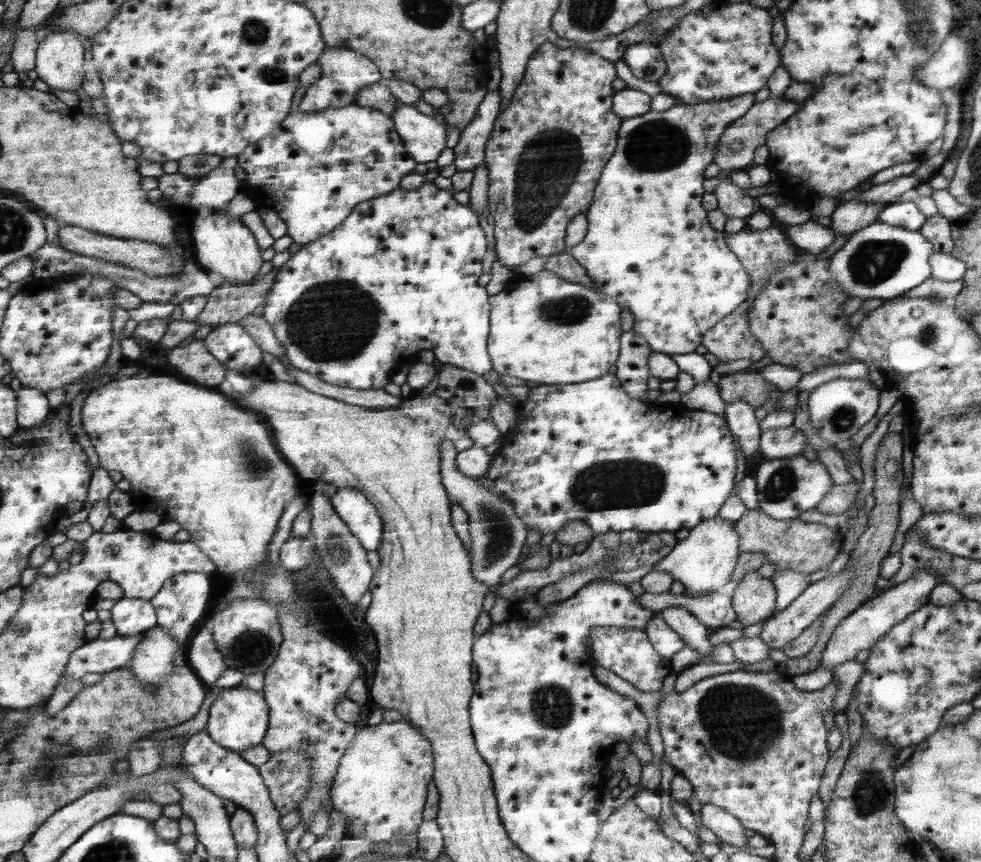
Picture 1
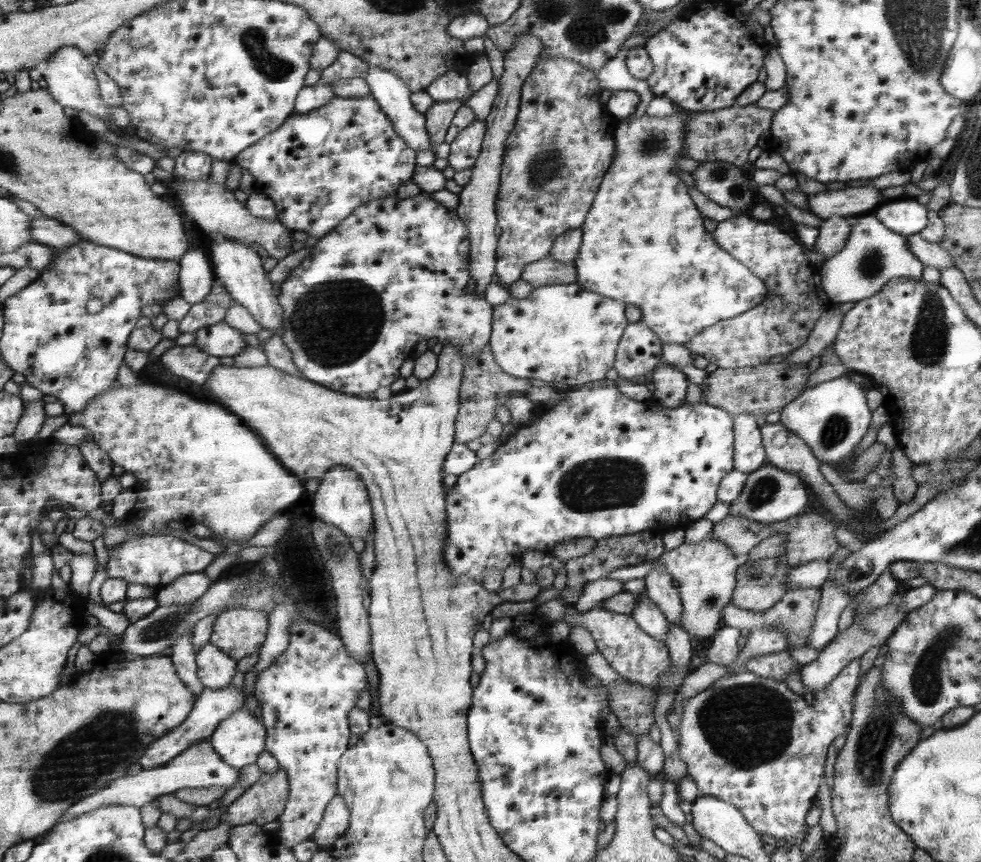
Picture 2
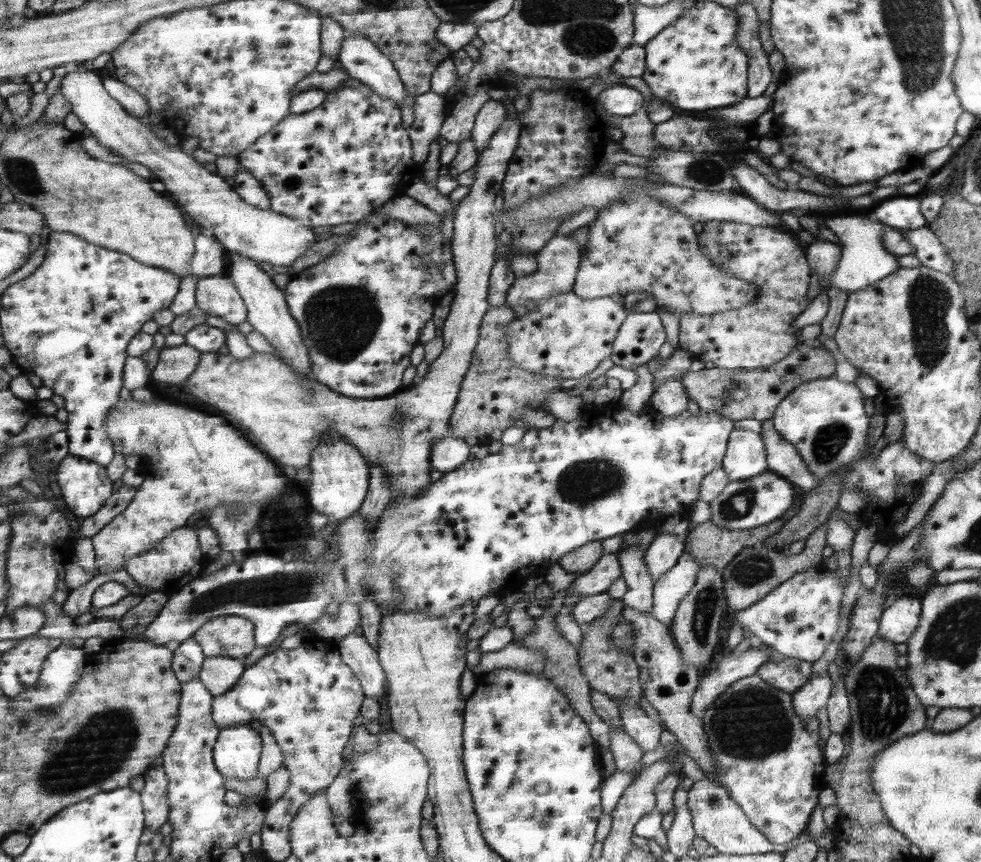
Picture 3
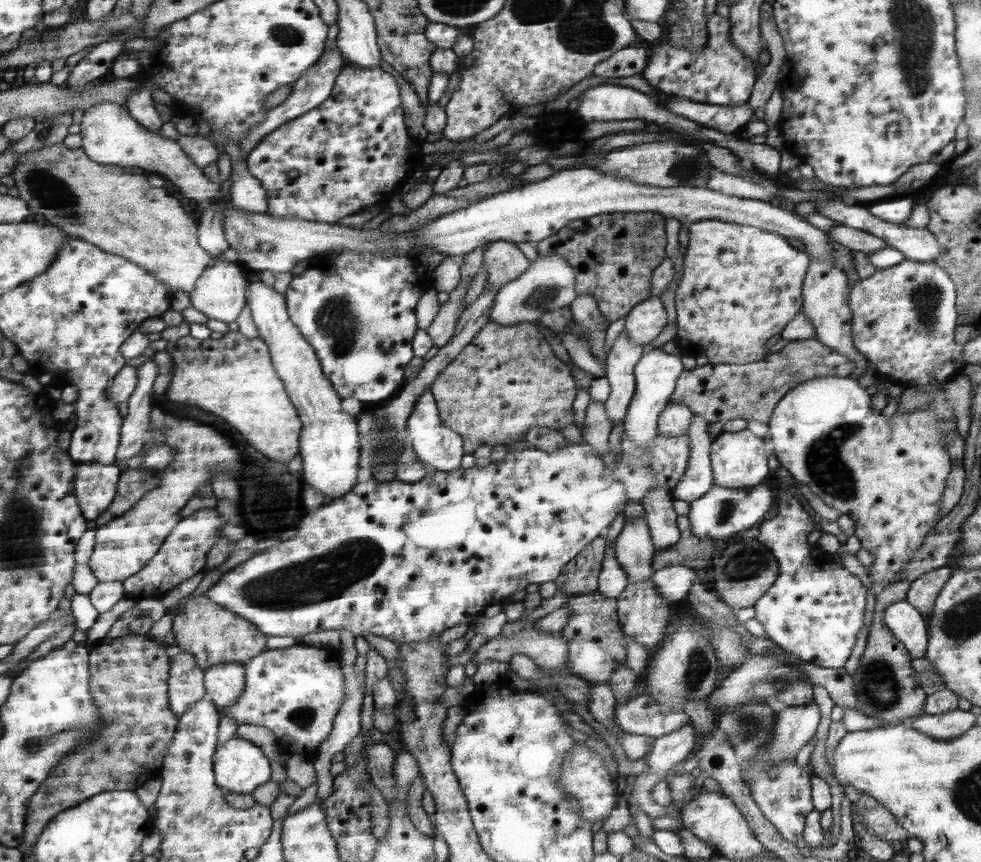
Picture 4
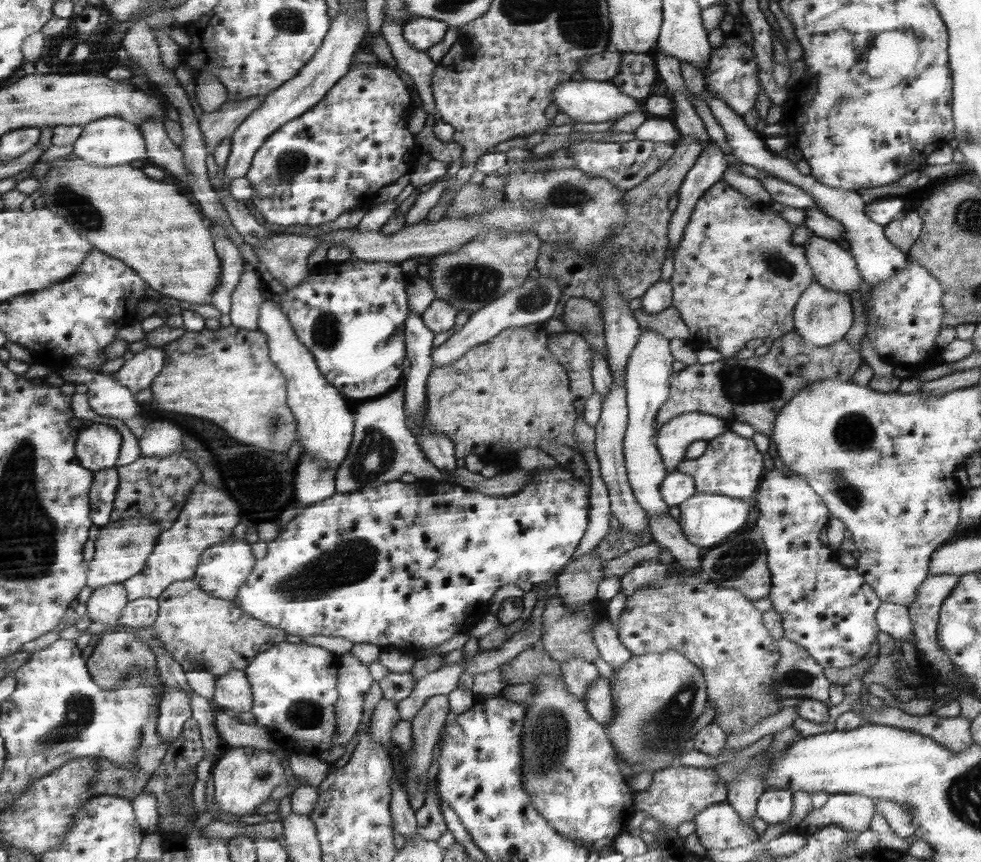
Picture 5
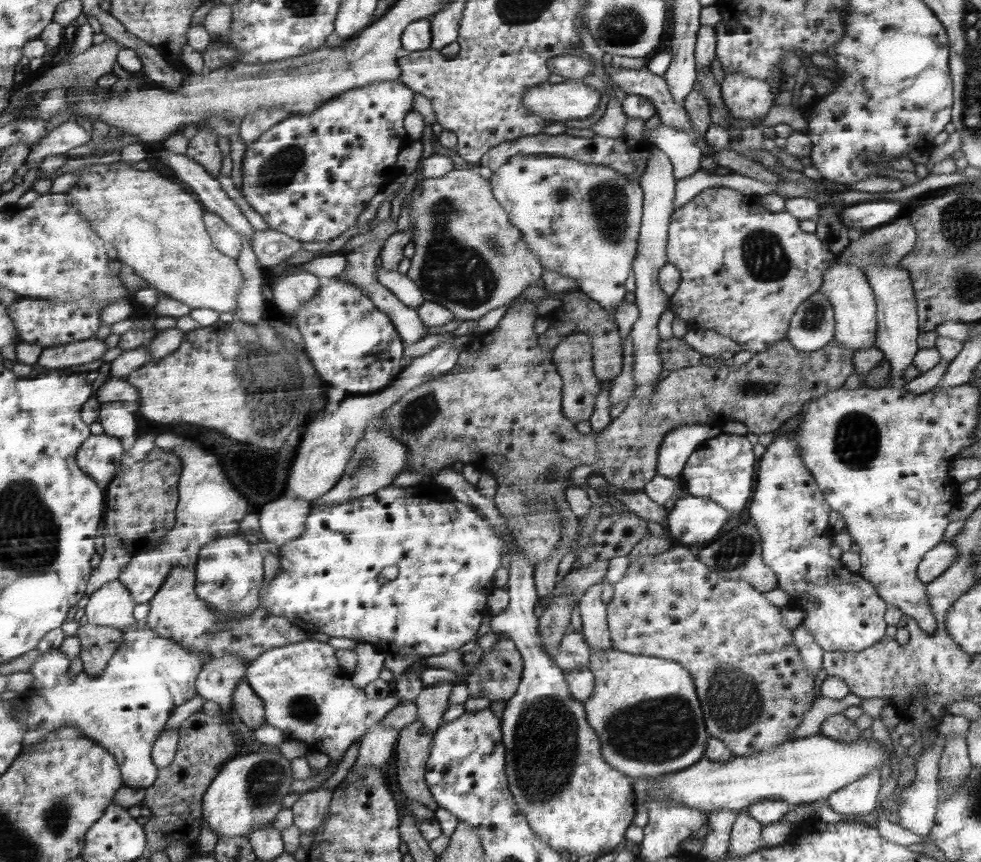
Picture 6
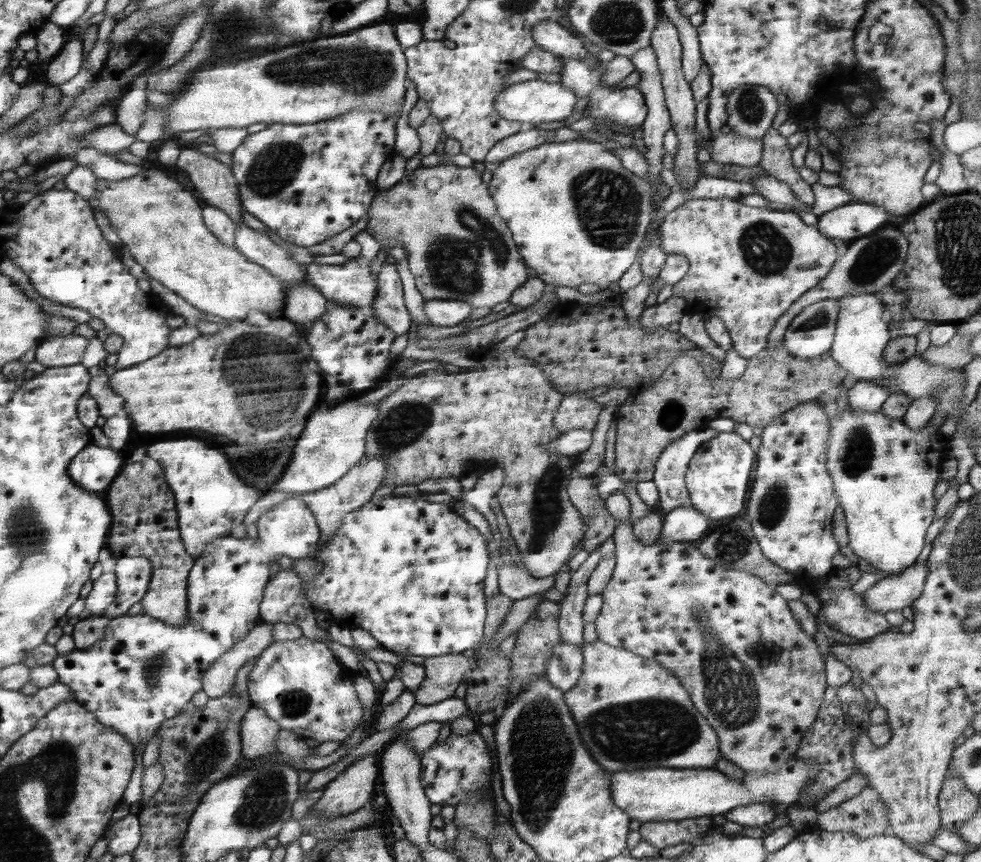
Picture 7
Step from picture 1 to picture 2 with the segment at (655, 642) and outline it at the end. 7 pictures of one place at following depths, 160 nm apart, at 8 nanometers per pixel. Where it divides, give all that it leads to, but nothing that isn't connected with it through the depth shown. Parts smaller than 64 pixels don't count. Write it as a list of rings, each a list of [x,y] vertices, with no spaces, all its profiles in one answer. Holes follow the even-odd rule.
[[[644,589],[637,594],[637,597],[639,598],[629,613],[630,618],[642,632],[655,640],[664,642],[664,637],[667,636],[668,622],[659,611],[657,604],[647,598]]]

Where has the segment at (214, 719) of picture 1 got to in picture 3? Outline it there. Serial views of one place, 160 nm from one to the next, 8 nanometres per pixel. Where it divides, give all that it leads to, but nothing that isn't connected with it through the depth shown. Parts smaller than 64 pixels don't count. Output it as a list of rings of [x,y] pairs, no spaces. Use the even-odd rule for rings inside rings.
[[[249,724],[222,729],[214,747],[219,772],[227,778],[251,780],[259,774],[263,740]]]

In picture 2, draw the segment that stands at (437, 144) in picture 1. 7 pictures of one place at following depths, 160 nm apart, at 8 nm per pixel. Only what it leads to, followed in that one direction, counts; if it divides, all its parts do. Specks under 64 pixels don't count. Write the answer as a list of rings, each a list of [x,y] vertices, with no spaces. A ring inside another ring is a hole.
[[[368,65],[367,72],[363,76],[365,85],[369,86],[370,96],[375,100],[376,104],[380,106],[381,112],[388,117],[395,128],[397,136],[401,137],[401,140],[408,144],[408,148],[411,148],[416,153],[417,150],[431,150],[429,145],[429,137],[427,137],[427,131],[424,127],[424,116],[418,114],[411,105],[409,97],[412,92],[407,89],[407,86],[403,84],[395,74],[383,70],[383,68],[377,68],[377,66]]]

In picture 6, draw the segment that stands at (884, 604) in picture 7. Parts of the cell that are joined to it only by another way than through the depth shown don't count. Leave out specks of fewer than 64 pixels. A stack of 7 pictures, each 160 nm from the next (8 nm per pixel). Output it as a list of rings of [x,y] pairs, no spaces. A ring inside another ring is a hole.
[[[937,543],[934,548],[931,548],[917,566],[917,581],[921,585],[927,585],[941,576],[945,572],[951,562],[955,560],[955,549],[948,543]]]

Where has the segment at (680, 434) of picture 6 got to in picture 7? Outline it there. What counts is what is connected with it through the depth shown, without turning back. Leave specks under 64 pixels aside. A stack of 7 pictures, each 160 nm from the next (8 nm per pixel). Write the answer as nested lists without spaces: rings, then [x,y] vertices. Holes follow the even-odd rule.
[[[709,427],[690,431],[661,451],[656,461],[652,478],[658,492],[658,505],[668,513],[688,503],[688,492],[684,481],[689,461],[697,447],[711,440],[719,432]]]

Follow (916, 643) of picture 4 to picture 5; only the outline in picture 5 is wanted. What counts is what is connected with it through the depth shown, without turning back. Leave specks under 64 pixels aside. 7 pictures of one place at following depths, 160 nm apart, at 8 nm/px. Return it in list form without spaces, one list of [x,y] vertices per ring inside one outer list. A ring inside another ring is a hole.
[[[881,602],[876,612],[876,624],[877,630],[893,637],[895,643],[904,639],[911,642],[916,650],[907,607]]]

